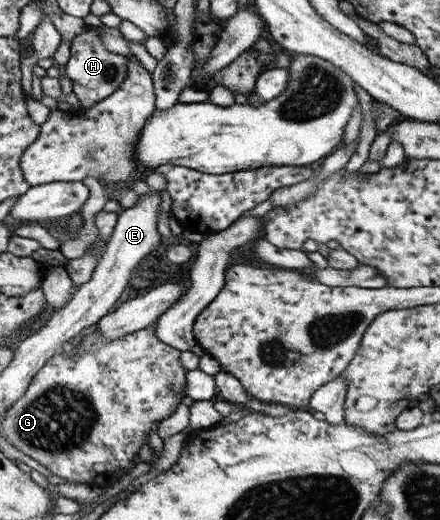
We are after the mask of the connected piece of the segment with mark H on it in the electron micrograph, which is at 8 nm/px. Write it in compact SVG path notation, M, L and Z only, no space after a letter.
M85 27L79 35L69 41L69 59L65 66L65 75L72 85L72 93L76 95L81 109L87 109L95 102L108 97L116 91L127 75L127 58L117 53L109 52L101 40L95 27Z

